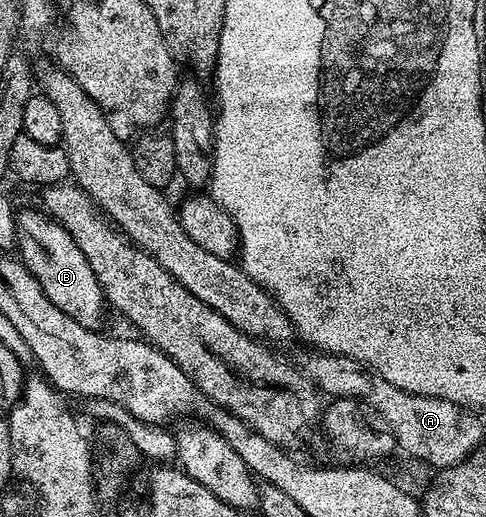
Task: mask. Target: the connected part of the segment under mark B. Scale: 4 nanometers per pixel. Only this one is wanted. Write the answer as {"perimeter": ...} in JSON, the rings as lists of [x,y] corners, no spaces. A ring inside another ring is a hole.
{"perimeter":[[[21,208],[17,212],[16,245],[20,249],[19,260],[36,276],[46,291],[46,297],[54,303],[54,307],[58,307],[58,311],[70,315],[70,319],[74,319],[74,323],[82,323],[82,327],[99,330],[104,321],[100,312],[106,309],[106,302],[96,273],[71,235],[47,213],[36,209]]]}

